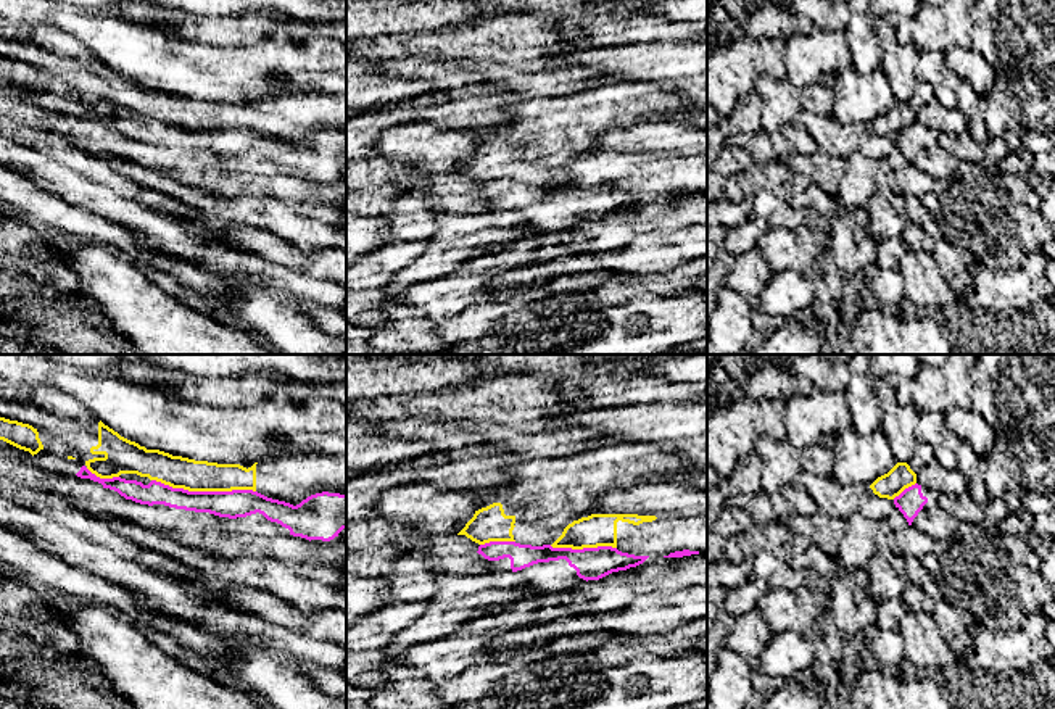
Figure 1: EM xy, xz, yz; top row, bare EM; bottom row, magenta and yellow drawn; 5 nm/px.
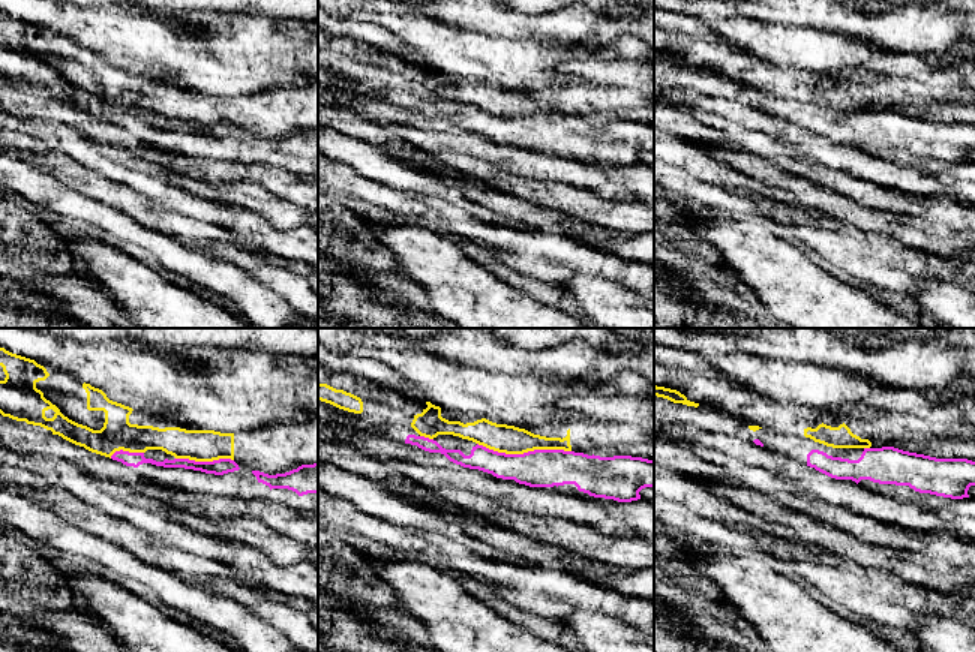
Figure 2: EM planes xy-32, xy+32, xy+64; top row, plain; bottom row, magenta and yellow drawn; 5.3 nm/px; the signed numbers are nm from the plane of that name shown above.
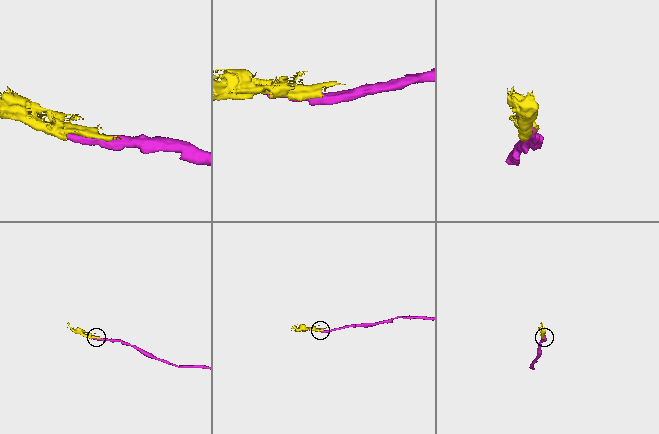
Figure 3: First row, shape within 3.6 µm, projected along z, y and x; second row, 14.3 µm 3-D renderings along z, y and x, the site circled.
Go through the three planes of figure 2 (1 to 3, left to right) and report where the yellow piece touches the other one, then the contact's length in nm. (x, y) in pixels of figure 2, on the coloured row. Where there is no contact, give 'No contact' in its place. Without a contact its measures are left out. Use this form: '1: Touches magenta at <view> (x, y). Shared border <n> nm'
1: Touches magenta at xy-32 (204, 462). Shared border 320 nm
2: Touches magenta at xy+32 (524, 453). Shared border 500 nm
3: Touches magenta at xy+64 (867, 448). Shared border 30 nm

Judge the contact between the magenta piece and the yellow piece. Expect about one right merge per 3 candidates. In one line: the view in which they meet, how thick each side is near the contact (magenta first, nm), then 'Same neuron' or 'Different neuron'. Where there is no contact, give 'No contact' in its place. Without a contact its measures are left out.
Touches magenta in xy. Thickness 140 nm (magenta) against 160 nm. Different neuron

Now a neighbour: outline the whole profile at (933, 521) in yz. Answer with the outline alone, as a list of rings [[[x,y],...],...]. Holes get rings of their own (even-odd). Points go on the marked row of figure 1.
[[[928,501],[912,522],[915,529],[926,533],[934,541],[950,538],[958,524],[960,520],[954,514],[941,509],[934,501]]]

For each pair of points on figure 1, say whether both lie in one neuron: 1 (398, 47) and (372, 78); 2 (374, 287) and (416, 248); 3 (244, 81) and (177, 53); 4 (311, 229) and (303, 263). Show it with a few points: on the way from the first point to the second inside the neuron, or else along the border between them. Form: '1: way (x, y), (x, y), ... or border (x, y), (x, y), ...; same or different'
1: border (363, 57), (372, 62); different
2: way (380, 276), (405, 253); same
3: way (227, 74), (194, 70); same
4: border (273, 234), (287, 239), (303, 250), (329, 248); different

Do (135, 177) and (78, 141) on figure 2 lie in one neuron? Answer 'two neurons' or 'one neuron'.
one neuron

